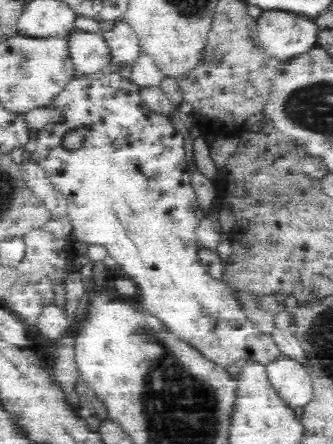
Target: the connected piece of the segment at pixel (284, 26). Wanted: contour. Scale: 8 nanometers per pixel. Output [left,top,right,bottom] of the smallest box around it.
[257,10,316,61]

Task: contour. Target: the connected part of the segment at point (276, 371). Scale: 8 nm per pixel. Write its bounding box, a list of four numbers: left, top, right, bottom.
[268,358,314,409]

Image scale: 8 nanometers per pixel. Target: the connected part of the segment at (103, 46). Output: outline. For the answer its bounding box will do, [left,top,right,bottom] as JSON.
[70,30,113,77]

